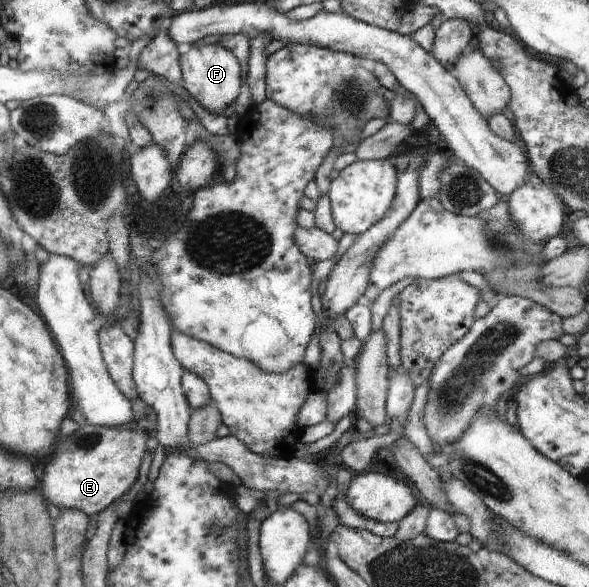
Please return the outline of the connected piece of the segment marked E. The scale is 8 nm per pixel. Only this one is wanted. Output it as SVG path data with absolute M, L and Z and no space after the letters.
M133 421L118 427L95 426L82 422L83 428L61 442L57 454L42 468L43 496L57 507L75 507L90 517L127 493L136 482L141 460L147 451L148 434Z

